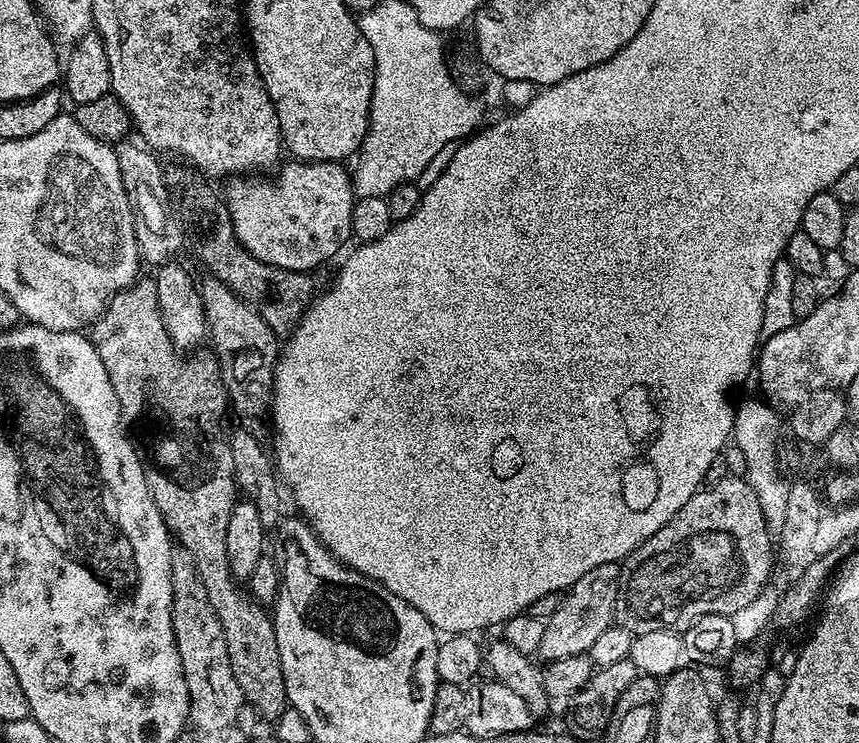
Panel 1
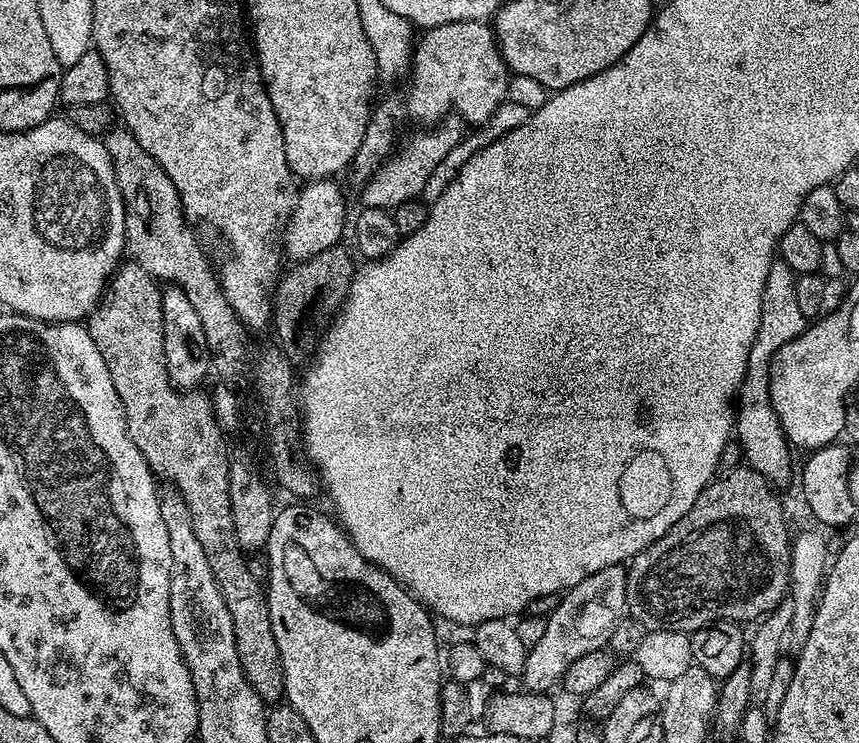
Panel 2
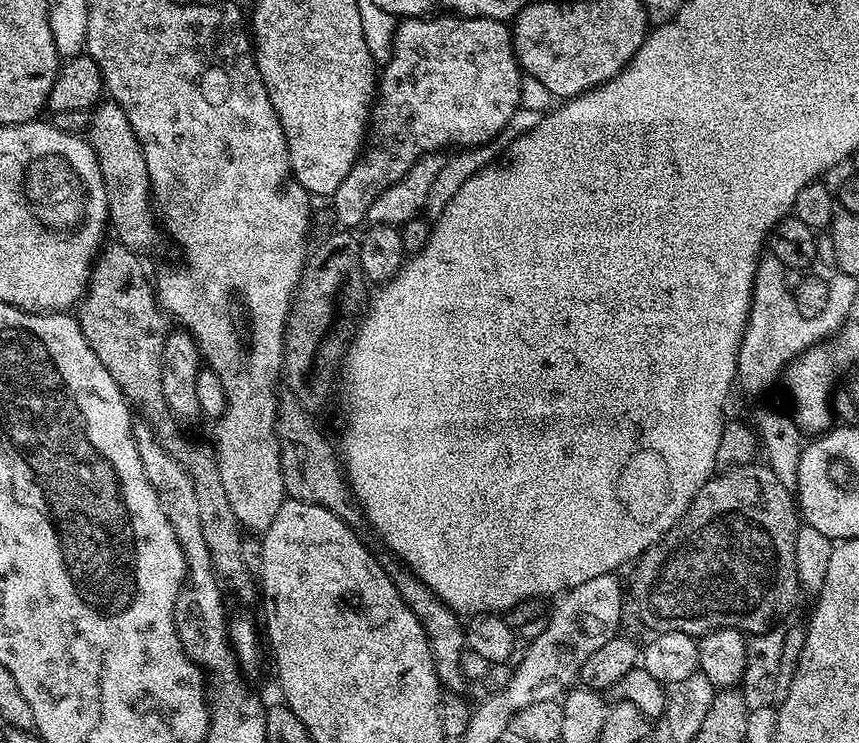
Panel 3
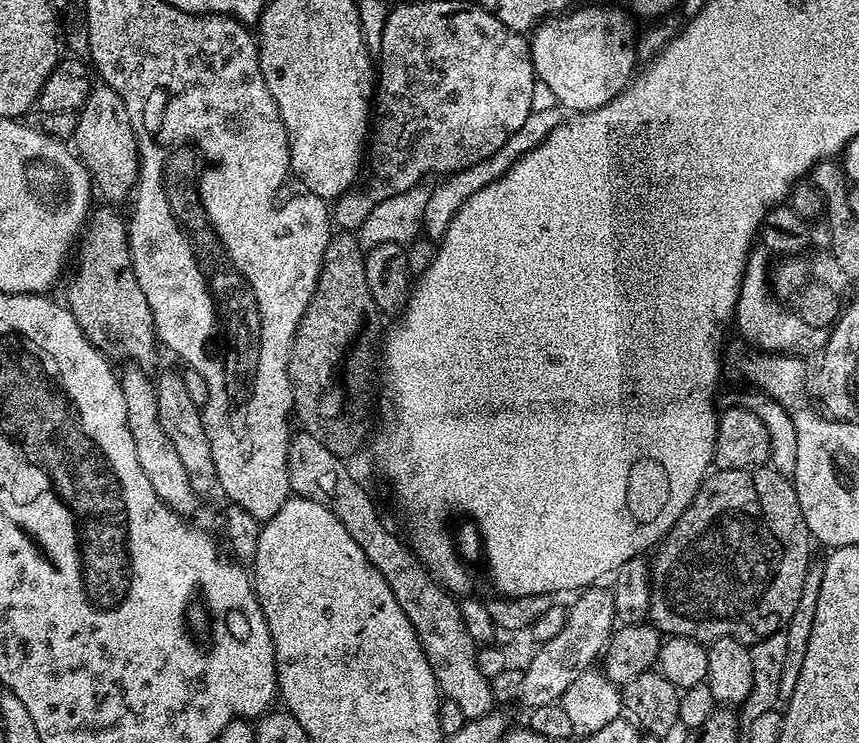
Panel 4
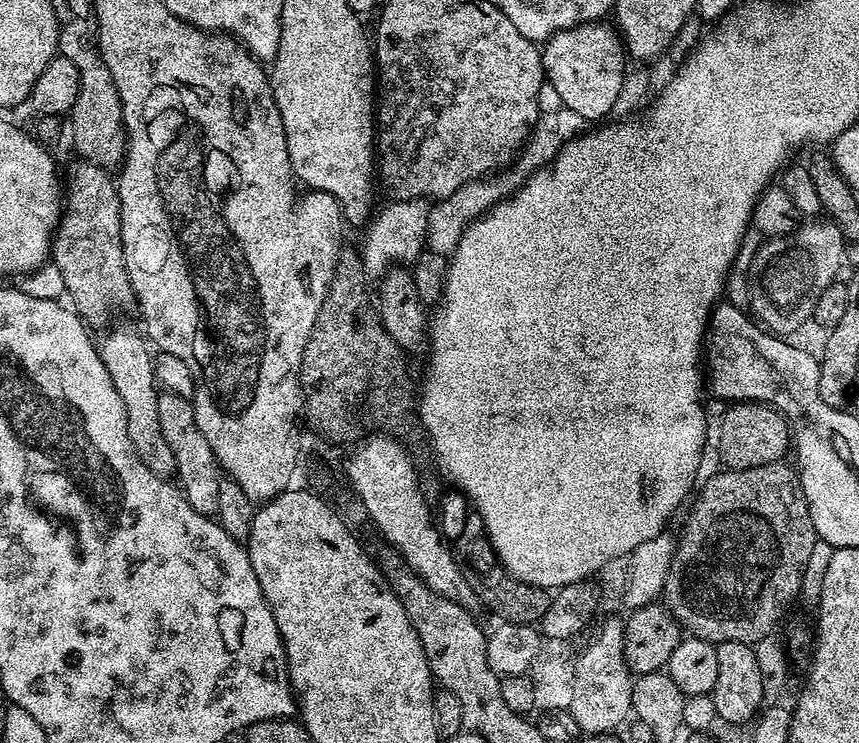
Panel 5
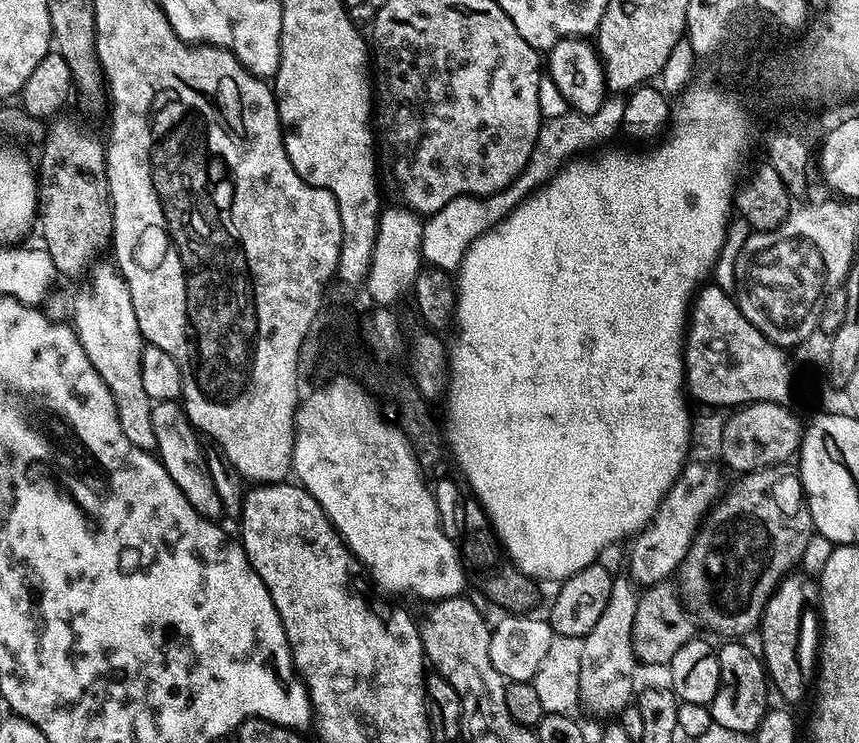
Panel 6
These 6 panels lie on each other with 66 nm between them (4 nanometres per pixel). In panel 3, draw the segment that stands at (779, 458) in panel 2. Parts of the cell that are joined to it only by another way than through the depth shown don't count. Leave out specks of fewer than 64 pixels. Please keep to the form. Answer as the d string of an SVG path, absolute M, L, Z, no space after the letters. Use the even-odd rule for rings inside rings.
M770 254L760 257L752 287L752 305L748 315L748 325L740 343L740 353L736 363L738 388L748 396L760 396L772 388L772 383L779 381L782 369L803 354L810 347L825 339L826 333L822 323L807 320L801 315L793 296L793 289L788 284L789 269L784 267L778 258Z

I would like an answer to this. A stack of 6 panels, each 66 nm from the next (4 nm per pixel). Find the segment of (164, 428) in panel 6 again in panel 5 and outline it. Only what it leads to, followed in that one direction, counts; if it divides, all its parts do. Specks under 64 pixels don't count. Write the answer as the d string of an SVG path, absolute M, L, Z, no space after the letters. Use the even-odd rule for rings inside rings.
M161 391L158 398L158 426L162 426L162 435L174 454L174 476L186 502L190 502L190 506L194 506L198 514L215 517L219 510L218 490L222 469L210 450L210 442L202 438L202 430L198 430L194 422L191 399L173 392Z

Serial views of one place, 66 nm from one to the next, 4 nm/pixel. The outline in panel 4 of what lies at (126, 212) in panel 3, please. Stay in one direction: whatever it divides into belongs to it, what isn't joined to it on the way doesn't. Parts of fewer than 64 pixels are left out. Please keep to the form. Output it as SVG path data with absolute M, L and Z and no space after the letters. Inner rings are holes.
M97 83L80 109L74 151L88 167L95 191L99 195L101 192L109 205L120 206L123 200L125 203L131 197L140 176L140 151L126 102L109 84Z

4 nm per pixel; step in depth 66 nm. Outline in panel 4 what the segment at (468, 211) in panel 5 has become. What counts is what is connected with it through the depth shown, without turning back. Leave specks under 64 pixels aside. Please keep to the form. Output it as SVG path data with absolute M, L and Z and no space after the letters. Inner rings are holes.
M559 107L531 112L526 118L526 122L522 122L522 126L518 126L518 130L514 135L493 156L478 162L474 166L470 166L466 170L454 172L451 176L443 177L437 183L440 185L435 185L432 188L430 198L426 201L426 214L422 225L423 231L431 240L439 241L440 237L446 234L454 214L458 214L462 202L466 202L466 198L473 196L479 188L485 188L490 182L494 182L499 176L506 174L506 170L510 170L512 163L525 156L530 150L537 148L550 134L550 130L554 130L560 125L561 119L562 112Z

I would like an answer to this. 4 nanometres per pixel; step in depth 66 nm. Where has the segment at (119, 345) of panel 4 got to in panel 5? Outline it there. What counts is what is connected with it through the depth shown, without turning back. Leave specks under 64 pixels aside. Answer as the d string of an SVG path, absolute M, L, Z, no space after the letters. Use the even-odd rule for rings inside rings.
M83 158L73 159L73 164L66 172L66 195L62 200L60 223L52 238L51 263L56 264L62 280L64 291L77 316L85 321L97 320L104 324L108 315L115 308L124 308L133 303L134 297L130 278L126 274L124 255L122 254L122 236L120 230L120 199L116 193L116 180L105 169Z

